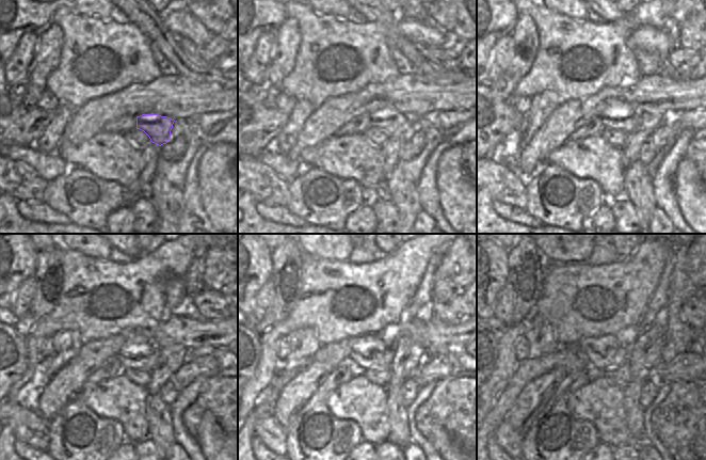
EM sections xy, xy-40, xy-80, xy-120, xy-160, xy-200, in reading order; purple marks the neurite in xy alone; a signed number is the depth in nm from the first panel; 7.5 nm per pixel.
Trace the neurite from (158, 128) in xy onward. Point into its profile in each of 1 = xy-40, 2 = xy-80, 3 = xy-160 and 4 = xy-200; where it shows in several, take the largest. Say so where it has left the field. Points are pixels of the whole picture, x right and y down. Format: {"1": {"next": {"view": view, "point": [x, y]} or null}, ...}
{"1": {"next": {"view": "xy-40", "point": [394, 123]}}, "2": {"next": {"view": "xy-80", "point": [624, 117]}}, "3": {"next": {"view": "xy-160", "point": [368, 352]}}, "4": {"next": {"view": "xy-200", "point": [600, 352]}}}

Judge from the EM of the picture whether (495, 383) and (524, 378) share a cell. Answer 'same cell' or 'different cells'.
different cells

